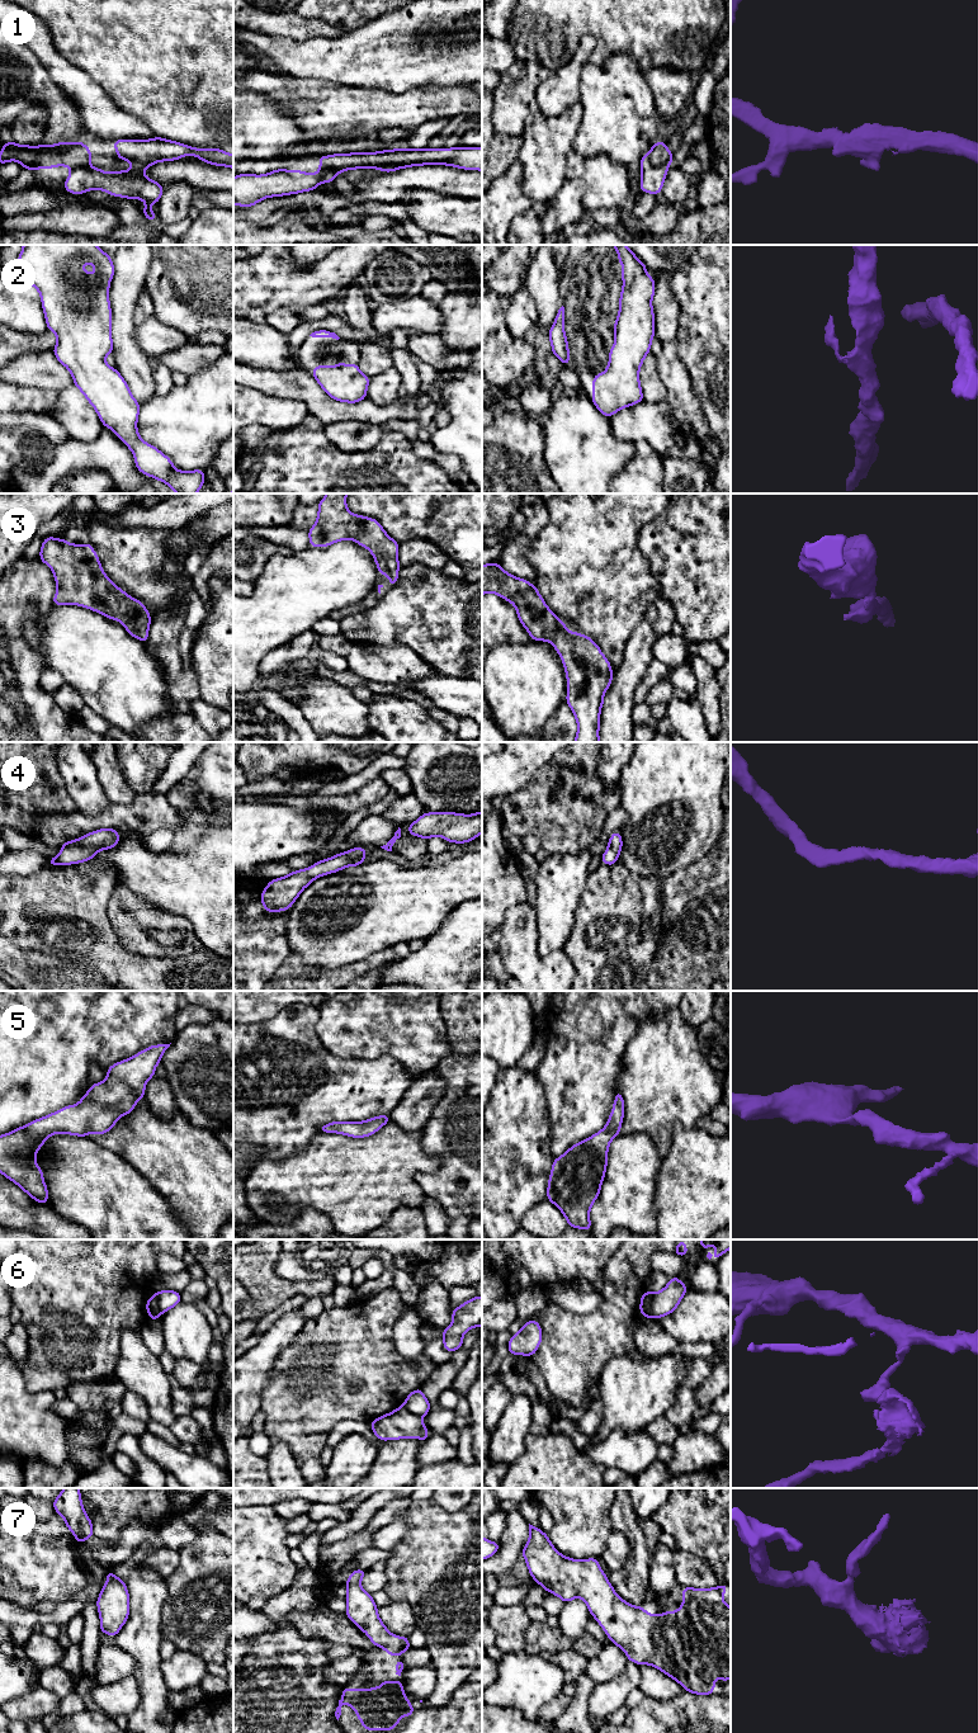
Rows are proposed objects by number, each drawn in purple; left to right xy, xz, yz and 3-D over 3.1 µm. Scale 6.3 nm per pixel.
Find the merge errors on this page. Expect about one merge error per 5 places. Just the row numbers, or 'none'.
6

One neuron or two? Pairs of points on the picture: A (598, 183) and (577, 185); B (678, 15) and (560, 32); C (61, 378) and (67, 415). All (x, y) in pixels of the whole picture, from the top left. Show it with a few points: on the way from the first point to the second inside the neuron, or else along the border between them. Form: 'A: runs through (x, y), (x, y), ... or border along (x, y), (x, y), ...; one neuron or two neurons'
A: border along (579, 176), (584, 183), (582, 207), (585, 212); two neurons
B: runs through (648, 15), (589, 15); one neuron
C: border along (72, 383), (58, 392); two neurons

